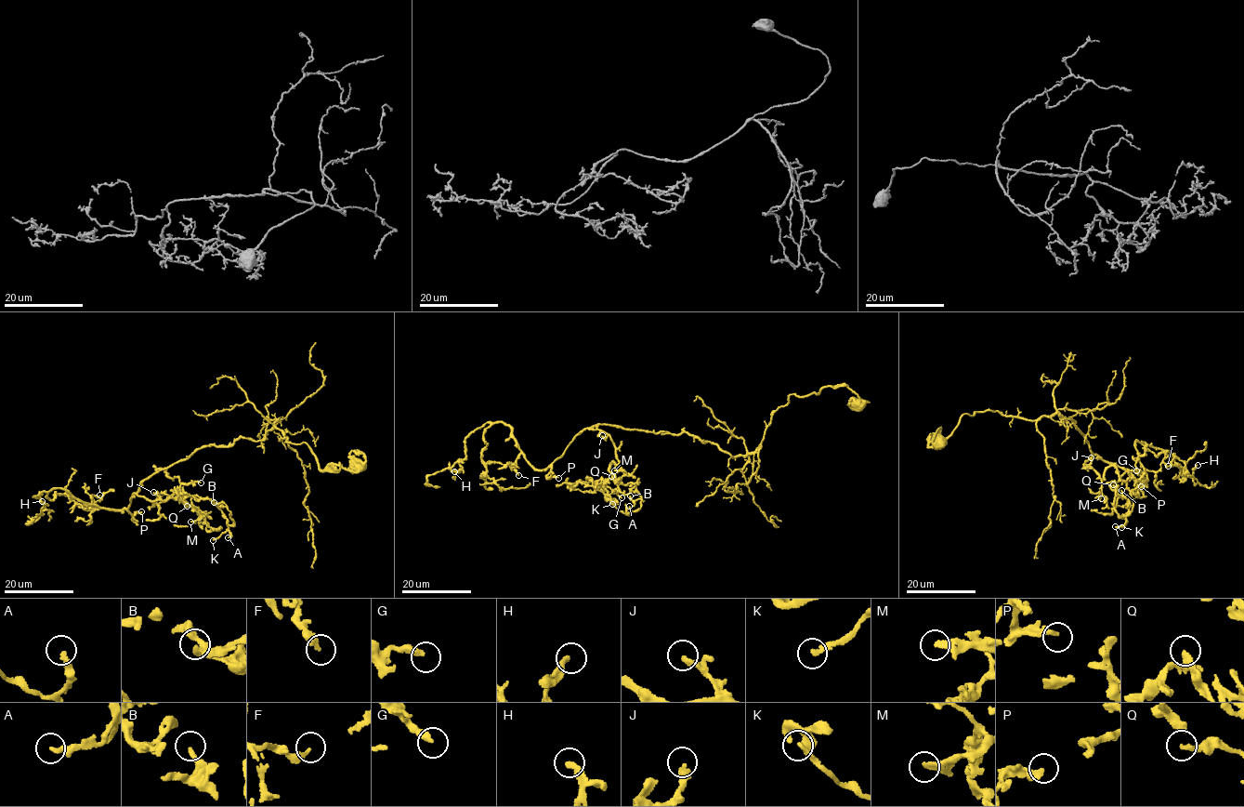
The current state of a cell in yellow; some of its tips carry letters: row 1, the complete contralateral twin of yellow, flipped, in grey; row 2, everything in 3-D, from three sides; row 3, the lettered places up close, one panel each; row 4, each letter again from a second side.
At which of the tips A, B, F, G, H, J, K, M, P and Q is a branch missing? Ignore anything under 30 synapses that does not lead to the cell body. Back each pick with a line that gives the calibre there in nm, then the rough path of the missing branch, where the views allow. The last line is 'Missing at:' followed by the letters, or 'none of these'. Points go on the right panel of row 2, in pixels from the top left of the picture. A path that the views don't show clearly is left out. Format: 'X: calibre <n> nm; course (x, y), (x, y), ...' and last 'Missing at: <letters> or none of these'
H: calibre 300 nm
Missing at: H

